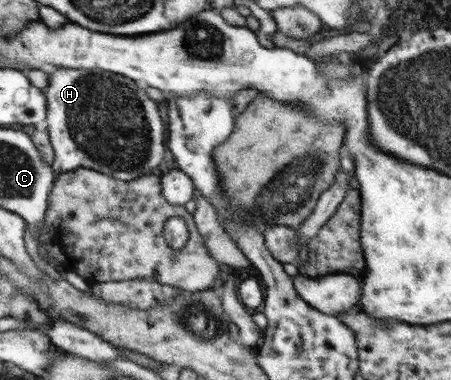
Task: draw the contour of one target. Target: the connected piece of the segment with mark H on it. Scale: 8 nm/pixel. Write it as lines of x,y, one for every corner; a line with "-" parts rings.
59,67
49,73
49,85
43,90
48,96
47,132
54,151
52,165
57,172
83,167
129,182
141,174
151,174
151,170
163,160
165,128
157,104
149,100
145,90
141,90
129,77
97,68

